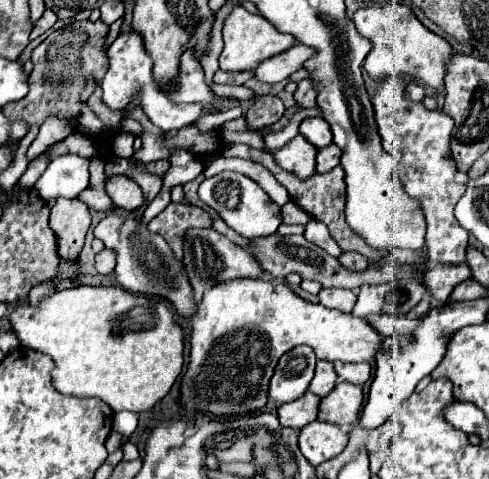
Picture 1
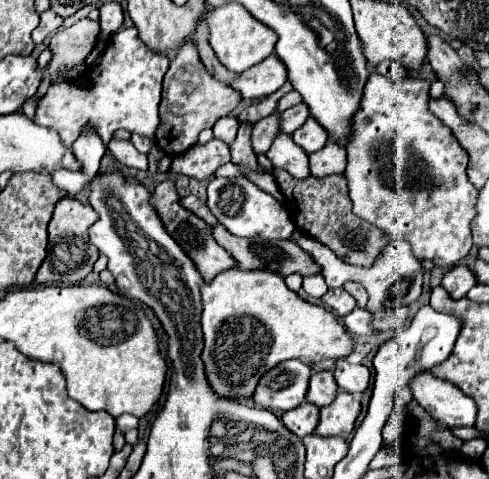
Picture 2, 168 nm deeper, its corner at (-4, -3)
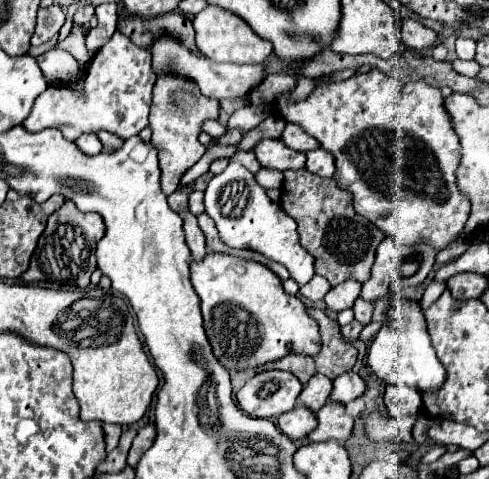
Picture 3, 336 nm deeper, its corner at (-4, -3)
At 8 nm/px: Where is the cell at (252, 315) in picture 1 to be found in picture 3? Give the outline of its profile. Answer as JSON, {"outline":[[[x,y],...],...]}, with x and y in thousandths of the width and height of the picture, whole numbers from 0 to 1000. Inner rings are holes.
{"outline":[[[425,530],[409,547],[389,551],[389,589],[409,618],[417,689],[434,718],[438,743],[450,760],[474,777],[511,777],[519,768],[581,747],[585,739],[650,739],[654,735],[654,697],[650,672],[626,656],[626,639],[613,622],[589,618],[577,605],[573,580],[532,547],[507,547],[474,530]]]}

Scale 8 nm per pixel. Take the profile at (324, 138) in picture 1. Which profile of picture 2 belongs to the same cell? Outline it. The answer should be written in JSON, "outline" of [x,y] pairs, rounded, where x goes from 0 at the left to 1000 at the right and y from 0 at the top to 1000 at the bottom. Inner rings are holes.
{"outline":[[[634,242],[626,259],[597,280],[597,288],[609,305],[618,305],[634,322],[634,317],[663,309],[663,301],[671,296],[671,276]]]}

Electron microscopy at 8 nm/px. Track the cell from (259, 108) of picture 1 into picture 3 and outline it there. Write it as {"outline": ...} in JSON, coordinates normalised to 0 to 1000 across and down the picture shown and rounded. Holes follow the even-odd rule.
{"outline":[[[626,351],[585,355],[579,363],[573,430],[589,451],[605,459],[613,509],[642,539],[642,568],[663,576],[679,597],[699,593],[712,580],[724,580],[732,589],[753,585],[769,518],[789,489],[781,489],[757,459],[724,443],[720,405],[695,397],[679,372],[646,367]],[[679,459],[683,459],[683,489],[679,489]]]}

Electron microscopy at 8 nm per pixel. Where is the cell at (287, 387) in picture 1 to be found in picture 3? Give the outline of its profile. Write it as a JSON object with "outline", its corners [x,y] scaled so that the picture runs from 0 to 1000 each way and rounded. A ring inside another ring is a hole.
{"outline":[[[548,772],[511,789],[495,814],[487,814],[483,835],[491,852],[519,873],[564,877],[573,864],[605,848],[618,802],[601,781],[581,772]]]}

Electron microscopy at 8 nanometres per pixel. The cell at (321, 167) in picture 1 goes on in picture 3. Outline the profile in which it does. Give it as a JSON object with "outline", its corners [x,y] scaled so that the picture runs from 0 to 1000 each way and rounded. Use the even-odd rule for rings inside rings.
{"outline":[[[650,309],[650,313],[630,317],[626,326],[630,326],[626,355],[642,359],[650,367],[667,367],[667,372],[683,367],[683,334],[679,334],[675,317],[663,317],[658,309]]]}

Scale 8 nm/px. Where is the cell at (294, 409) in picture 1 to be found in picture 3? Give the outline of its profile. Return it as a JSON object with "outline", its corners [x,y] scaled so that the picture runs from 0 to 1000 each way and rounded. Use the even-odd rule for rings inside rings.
{"outline":[[[609,843],[601,856],[577,864],[564,877],[564,889],[593,914],[593,919],[609,919],[630,910],[642,894],[646,894],[646,868],[642,860],[634,860],[630,852],[622,852],[618,843]]]}

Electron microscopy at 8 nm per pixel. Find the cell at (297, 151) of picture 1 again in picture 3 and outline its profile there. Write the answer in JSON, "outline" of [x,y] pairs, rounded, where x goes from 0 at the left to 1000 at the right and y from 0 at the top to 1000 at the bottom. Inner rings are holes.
{"outline":[[[532,292],[532,301],[519,305],[519,322],[536,351],[560,355],[613,355],[626,338],[622,317],[589,309],[577,292]]]}

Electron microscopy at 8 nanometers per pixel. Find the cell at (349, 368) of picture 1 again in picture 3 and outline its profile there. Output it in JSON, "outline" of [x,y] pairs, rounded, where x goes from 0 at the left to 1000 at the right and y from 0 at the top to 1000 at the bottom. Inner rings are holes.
{"outline":[[[703,777],[699,785],[691,785],[679,802],[679,823],[675,823],[675,835],[683,839],[695,839],[695,843],[712,843],[716,835],[732,831],[744,823],[748,814],[748,802],[744,793],[728,781],[728,777]]]}

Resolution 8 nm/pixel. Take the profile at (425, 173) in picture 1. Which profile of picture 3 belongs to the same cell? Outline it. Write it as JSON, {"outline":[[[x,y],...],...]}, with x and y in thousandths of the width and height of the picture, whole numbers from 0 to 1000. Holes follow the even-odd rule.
{"outline":[[[761,142],[757,150],[728,150],[695,171],[675,171],[667,159],[646,163],[646,184],[622,209],[597,209],[593,196],[597,188],[577,192],[560,209],[569,242],[589,259],[609,259],[683,326],[683,376],[699,397],[720,401],[720,426],[736,451],[753,455],[785,489],[806,493],[826,509],[863,501],[892,522],[904,522],[949,493],[945,480],[961,447],[961,422],[933,388],[941,301],[908,225],[908,200],[896,184],[867,171],[826,175]]]}

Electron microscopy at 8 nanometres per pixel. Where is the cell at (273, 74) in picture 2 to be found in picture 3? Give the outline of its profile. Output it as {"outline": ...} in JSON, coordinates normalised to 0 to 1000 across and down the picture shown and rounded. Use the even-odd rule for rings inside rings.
{"outline":[[[335,63],[331,71],[323,71],[307,96],[307,109],[311,109],[311,146],[319,150],[319,159],[327,154],[360,154],[360,159],[372,159],[372,163],[384,163],[393,171],[401,171],[401,180],[409,184],[409,192],[425,205],[442,205],[442,209],[454,209],[454,205],[495,205],[499,196],[507,196],[511,188],[519,188],[536,163],[540,163],[540,134],[442,134],[417,117],[405,117],[397,113],[389,100],[380,100],[372,92],[372,84]]]}

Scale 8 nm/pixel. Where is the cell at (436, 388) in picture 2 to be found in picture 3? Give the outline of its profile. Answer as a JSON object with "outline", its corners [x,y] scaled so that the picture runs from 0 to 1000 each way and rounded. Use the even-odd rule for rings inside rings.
{"outline":[[[818,622],[806,626],[806,635],[789,647],[793,672],[781,676],[773,697],[765,701],[757,718],[753,760],[765,772],[765,781],[793,802],[810,802],[810,781],[818,781],[822,797],[859,823],[896,814],[908,802],[908,764],[892,747],[892,735],[879,718],[879,701],[871,689],[871,664],[859,647],[859,630],[843,622]]]}

